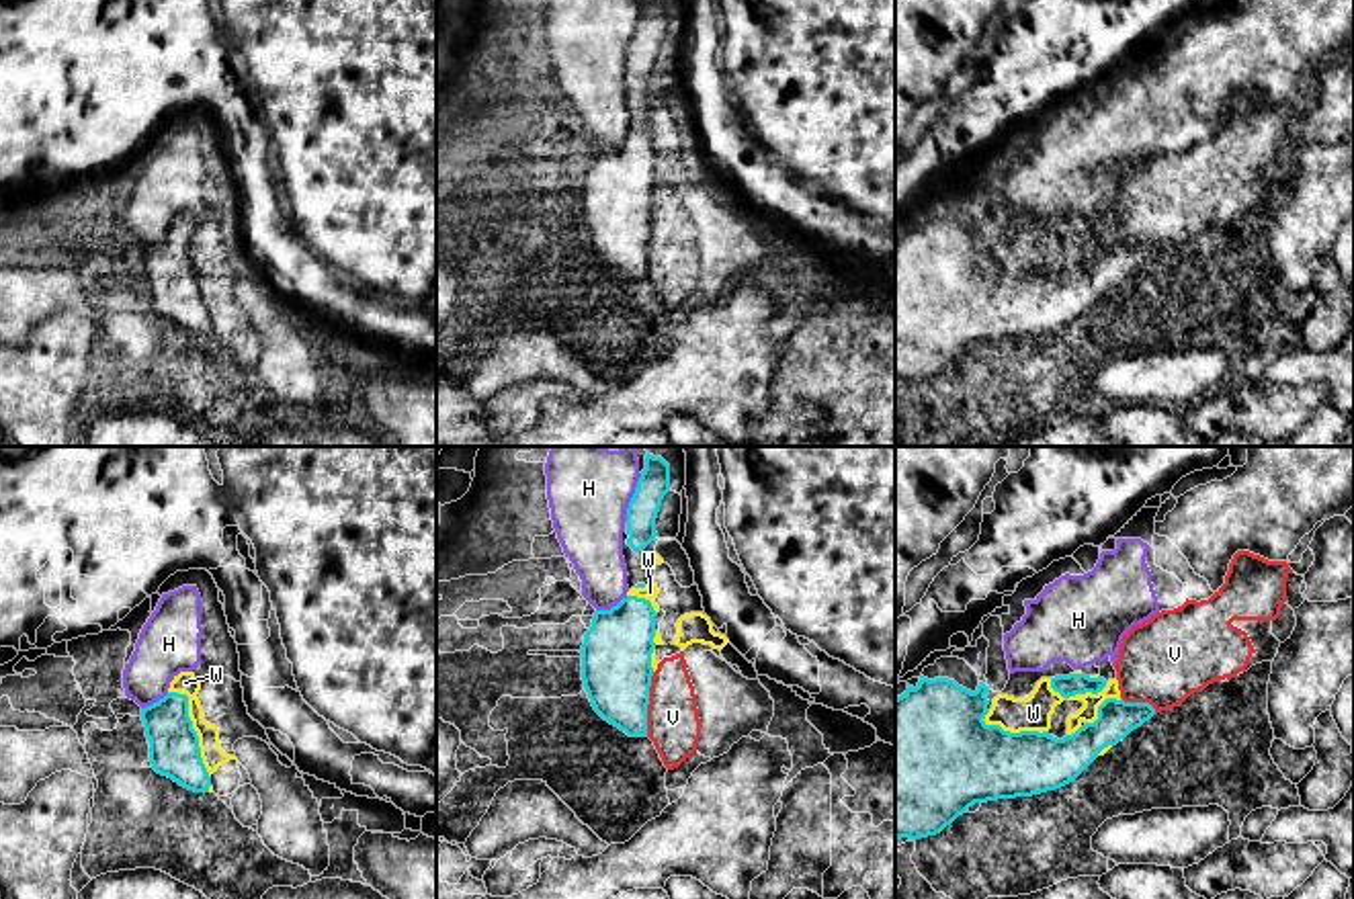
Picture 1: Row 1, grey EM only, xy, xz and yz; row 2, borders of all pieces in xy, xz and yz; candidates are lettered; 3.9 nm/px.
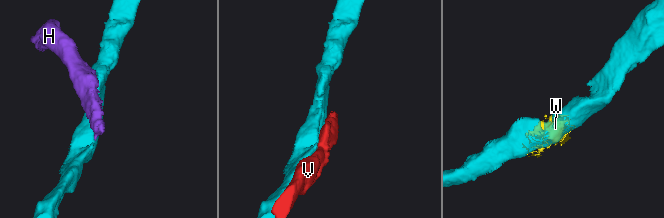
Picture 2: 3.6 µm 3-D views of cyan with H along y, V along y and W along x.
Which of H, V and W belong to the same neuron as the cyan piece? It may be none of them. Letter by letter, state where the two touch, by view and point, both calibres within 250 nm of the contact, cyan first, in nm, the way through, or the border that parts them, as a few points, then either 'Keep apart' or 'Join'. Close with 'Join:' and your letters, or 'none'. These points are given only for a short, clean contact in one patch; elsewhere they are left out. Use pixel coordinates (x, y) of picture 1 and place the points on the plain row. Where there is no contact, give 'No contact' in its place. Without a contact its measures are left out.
H: Touches cyan at xz (631, 39). Thickness 120 nm (cyan) against 320 nm. Keep apart
V: Touches cyan at xz (648, 244). Thickness 280 nm (cyan) against 200 nm. Keep apart
W: Touches cyan at xy (191, 269). Thickness 200 nm (cyan) against 90 nm. Keep apart
Join: none

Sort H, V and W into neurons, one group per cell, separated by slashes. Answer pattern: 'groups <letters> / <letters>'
groups H / V W

